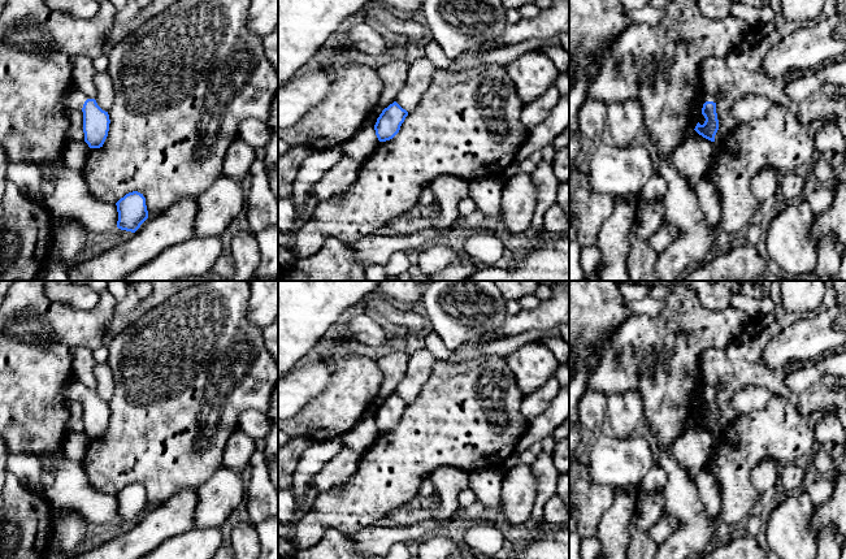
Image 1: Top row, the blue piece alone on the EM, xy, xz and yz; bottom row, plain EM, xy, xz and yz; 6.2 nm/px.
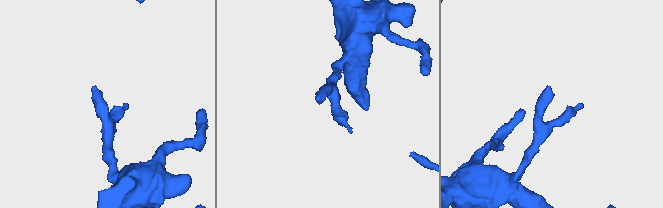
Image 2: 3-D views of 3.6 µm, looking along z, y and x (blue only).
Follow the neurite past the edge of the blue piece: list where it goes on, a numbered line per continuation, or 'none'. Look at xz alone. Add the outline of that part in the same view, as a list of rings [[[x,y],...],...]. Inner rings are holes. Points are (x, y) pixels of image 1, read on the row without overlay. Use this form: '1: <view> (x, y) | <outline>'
none

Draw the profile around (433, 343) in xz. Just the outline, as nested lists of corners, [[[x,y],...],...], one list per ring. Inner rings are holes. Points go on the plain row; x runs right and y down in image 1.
[[[434,332],[425,338],[425,347],[437,360],[448,360],[456,352],[456,348],[447,348]]]

